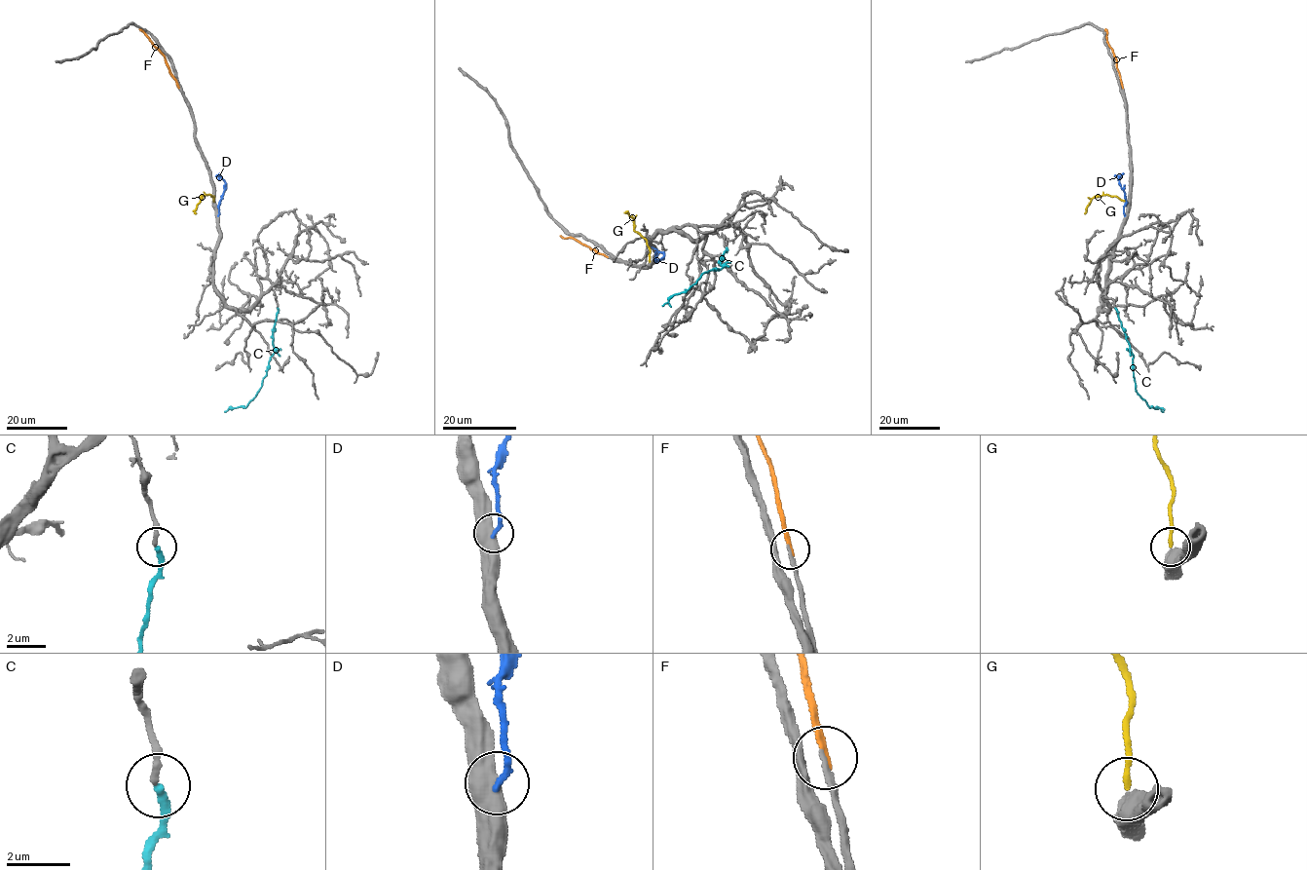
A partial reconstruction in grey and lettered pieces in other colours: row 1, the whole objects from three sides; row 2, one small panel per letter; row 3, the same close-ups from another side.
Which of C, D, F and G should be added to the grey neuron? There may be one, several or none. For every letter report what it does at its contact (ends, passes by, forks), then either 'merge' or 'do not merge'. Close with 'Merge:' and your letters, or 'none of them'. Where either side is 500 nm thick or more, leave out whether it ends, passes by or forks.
C: it ends; merge
D: do not merge
F: it ends; merge
G: it ends; merge
Merge: C, F, G

